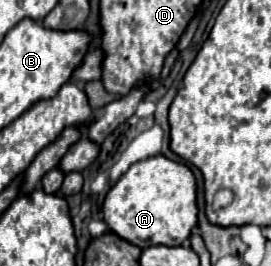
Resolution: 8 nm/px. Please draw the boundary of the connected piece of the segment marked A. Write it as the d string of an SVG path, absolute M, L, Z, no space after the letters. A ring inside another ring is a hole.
M165 155L133 163L103 201L103 219L111 231L139 247L181 245L197 225L197 213L197 179L193 171L185 163L171 161Z

